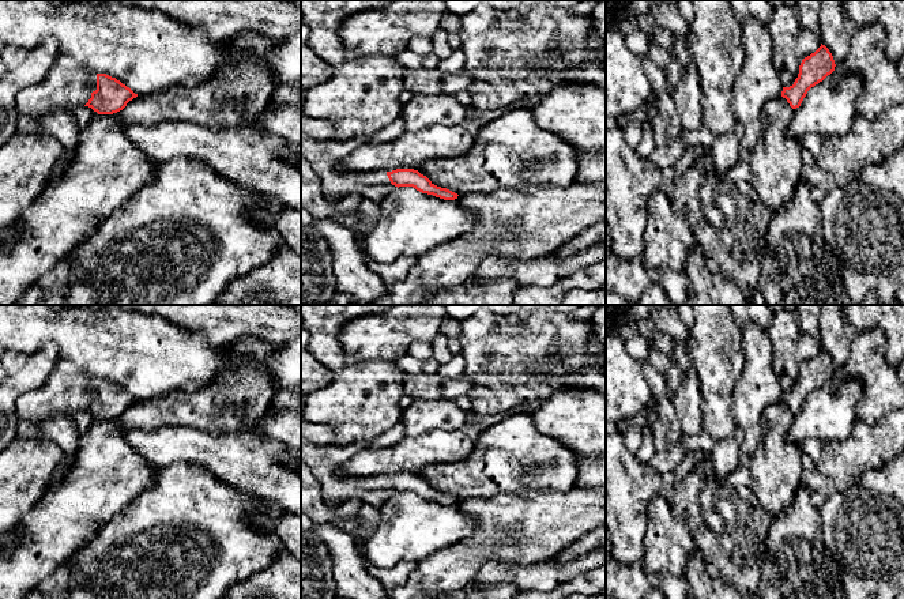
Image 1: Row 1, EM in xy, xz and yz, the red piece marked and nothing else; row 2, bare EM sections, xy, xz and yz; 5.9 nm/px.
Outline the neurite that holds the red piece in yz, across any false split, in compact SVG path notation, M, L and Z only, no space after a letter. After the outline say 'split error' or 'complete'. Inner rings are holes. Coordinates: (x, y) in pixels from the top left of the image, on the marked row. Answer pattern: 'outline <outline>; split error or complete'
outline M821 44L814 53L802 60L798 78L792 86L783 87L781 97L792 109L799 108L807 91L830 75L835 67L832 53Z; complete

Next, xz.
outline M399 116L391 125L369 137L354 137L346 142L314 140L301 131L301 157L305 158L314 173L321 178L324 195L344 197L362 187L369 185L395 185L413 187L417 191L444 200L457 199L457 193L434 185L426 176L414 169L396 169L392 172L365 172L344 173L338 172L336 163L346 158L357 147L366 143L388 142L406 129L404 120Z; split error

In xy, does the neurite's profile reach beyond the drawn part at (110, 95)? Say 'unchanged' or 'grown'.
grown

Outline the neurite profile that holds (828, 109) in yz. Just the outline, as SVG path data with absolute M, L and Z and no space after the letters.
M832 72L807 91L794 112L787 135L796 140L803 140L810 133L817 133L822 139L845 135L856 116L860 90L859 75Z

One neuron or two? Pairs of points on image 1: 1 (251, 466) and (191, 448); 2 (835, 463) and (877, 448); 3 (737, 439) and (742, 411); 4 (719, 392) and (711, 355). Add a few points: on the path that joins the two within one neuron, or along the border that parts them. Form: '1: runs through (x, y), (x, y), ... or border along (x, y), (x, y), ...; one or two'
1: runs through (236, 459), (206, 449); one
2: runs through (846, 460), (866, 448); one
3: border along (737, 426), (744, 432), (739, 459); two
4: runs through (716, 383), (716, 365); one

